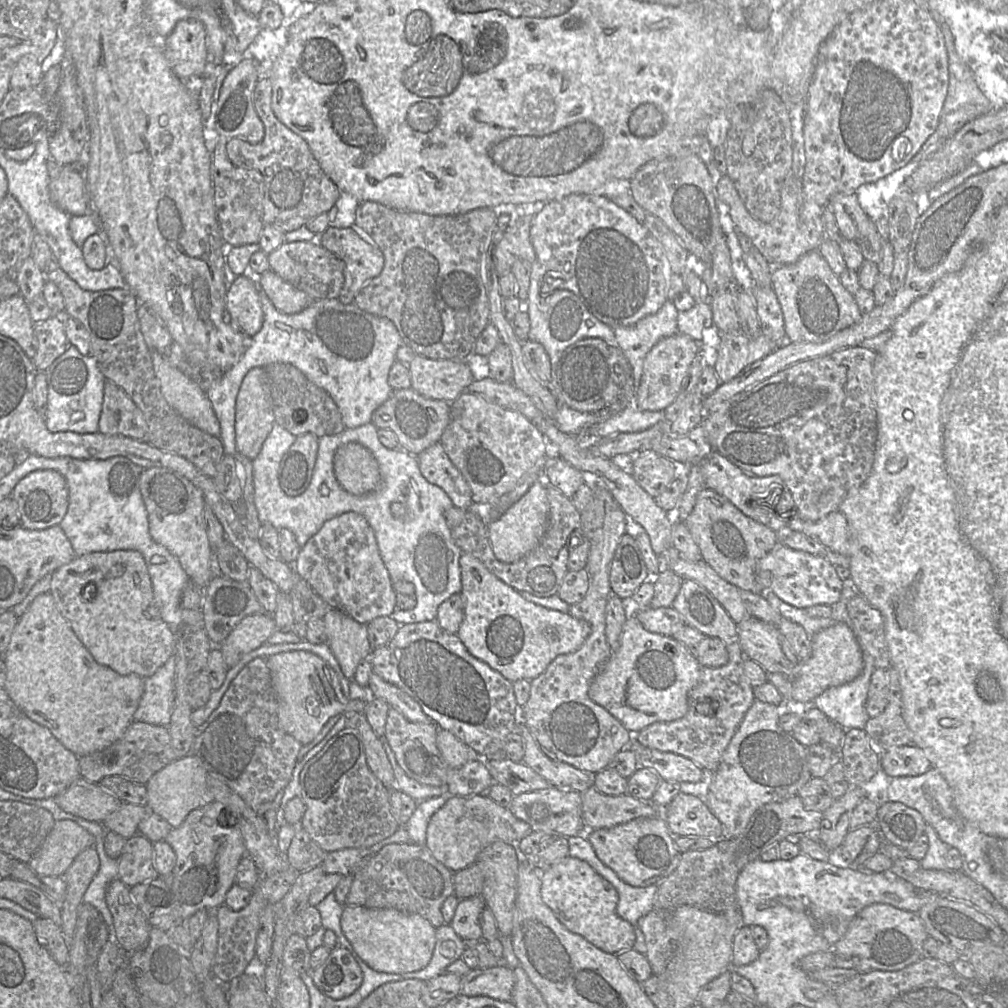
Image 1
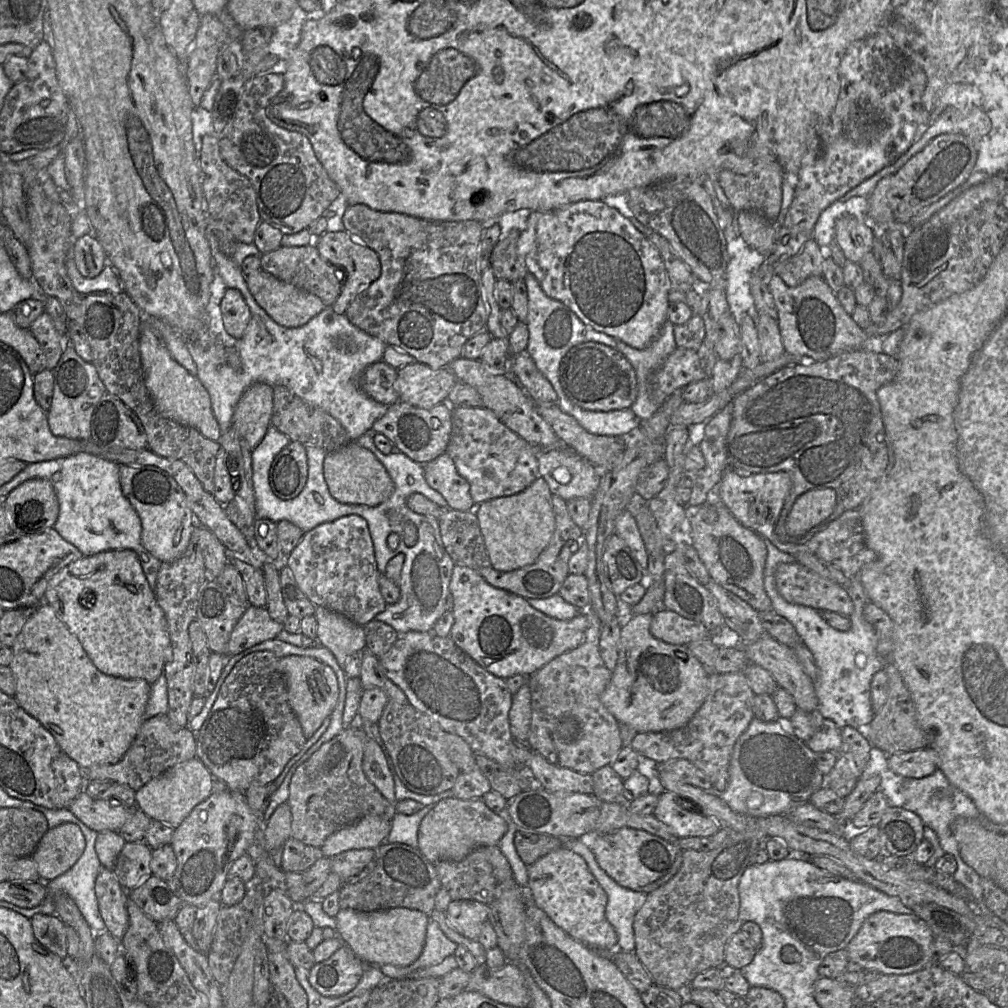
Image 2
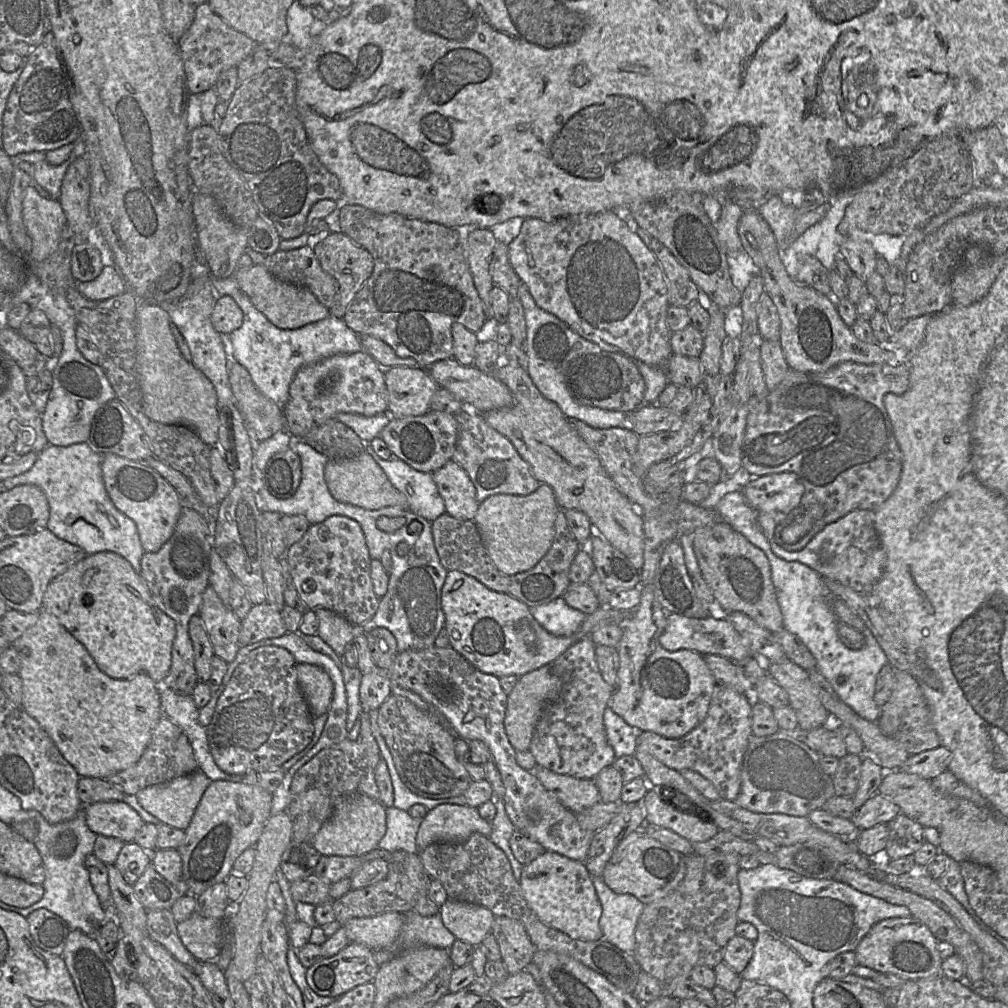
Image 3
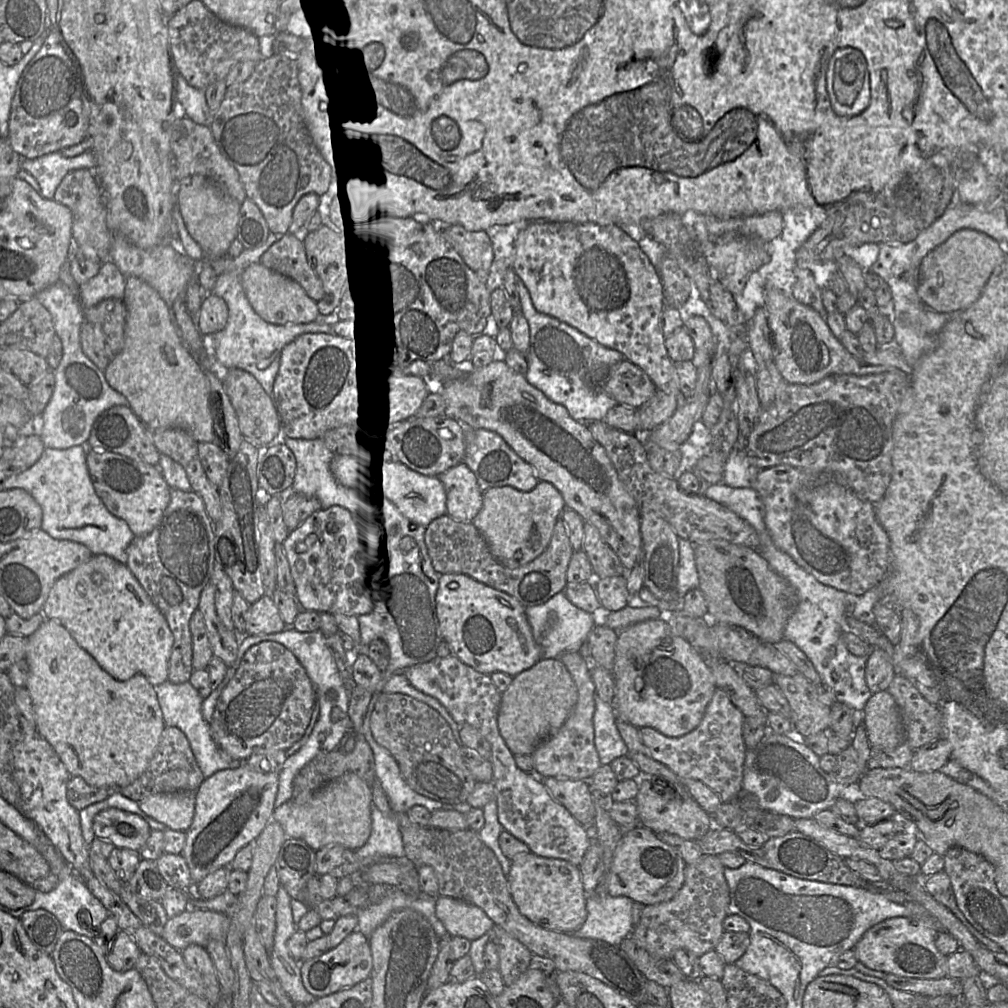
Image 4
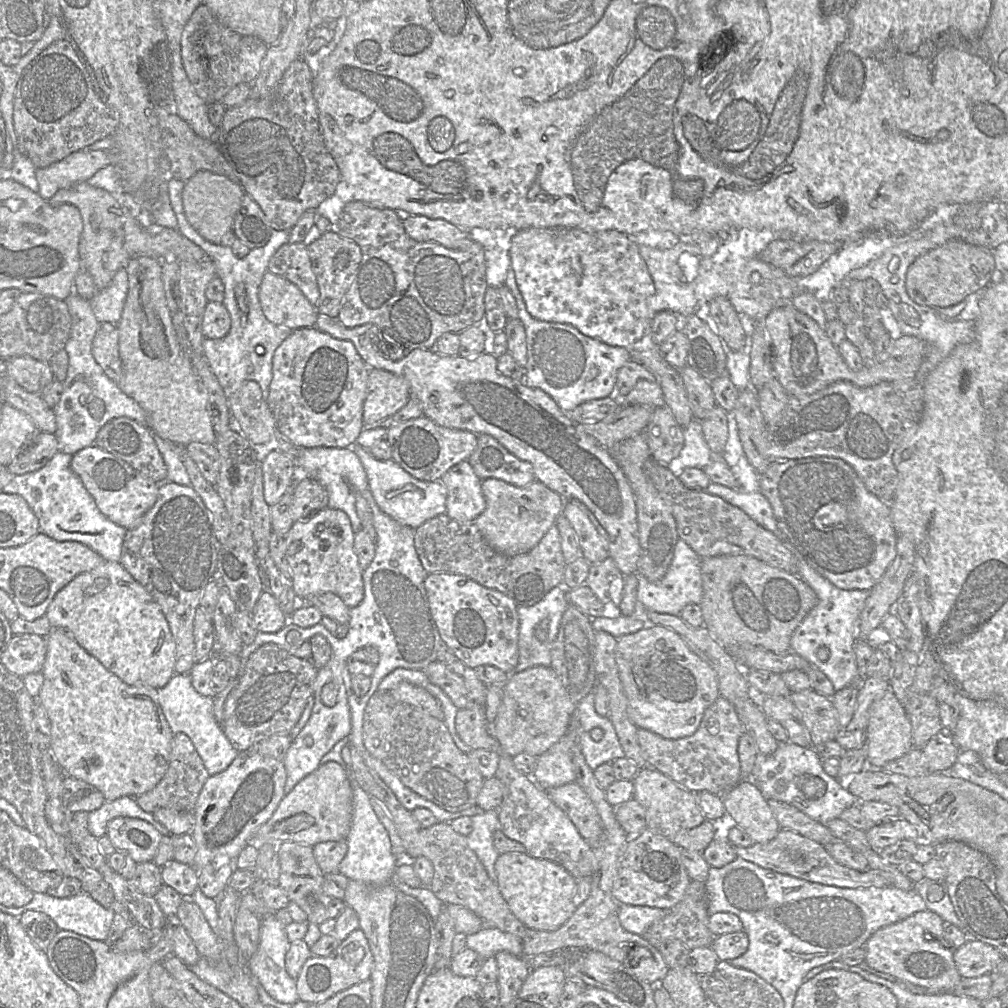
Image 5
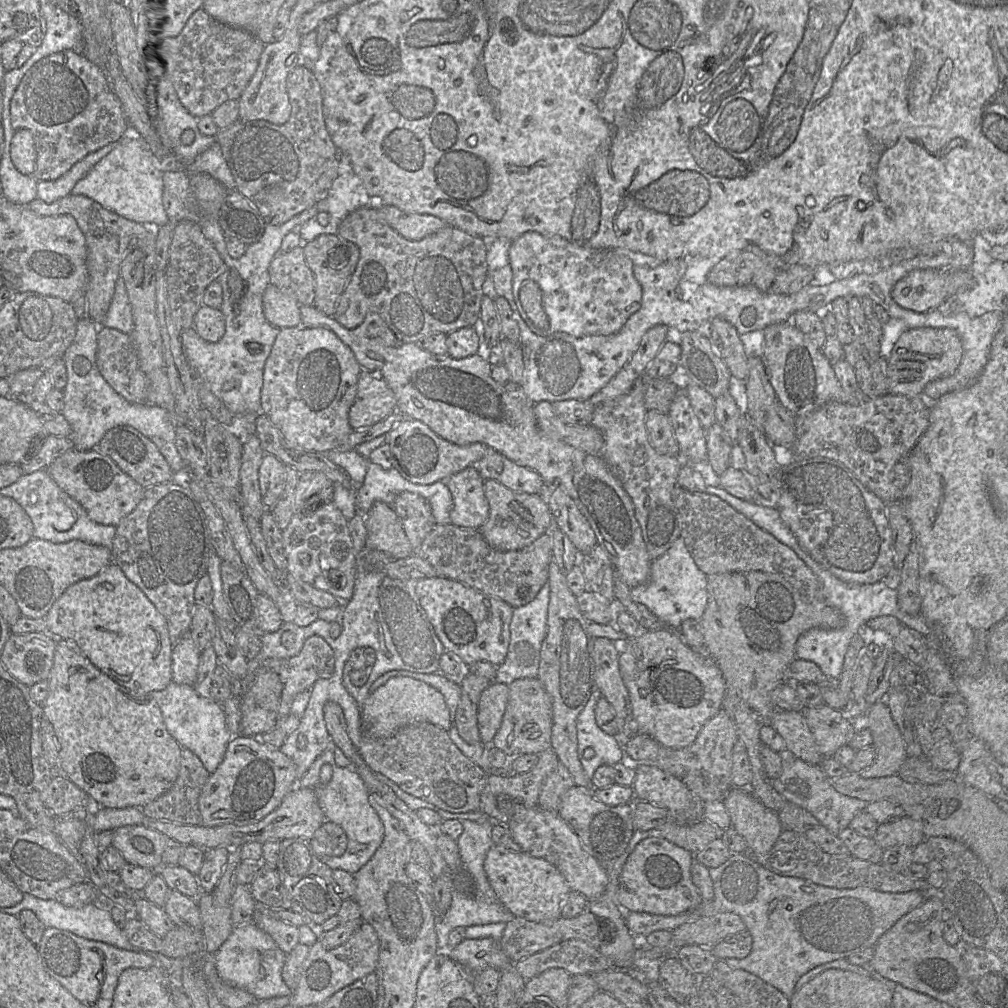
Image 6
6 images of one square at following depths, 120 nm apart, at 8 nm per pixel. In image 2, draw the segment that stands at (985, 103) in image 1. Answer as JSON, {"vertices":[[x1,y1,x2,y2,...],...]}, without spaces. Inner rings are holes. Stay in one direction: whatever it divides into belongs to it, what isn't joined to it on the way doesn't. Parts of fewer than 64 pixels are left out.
{"vertices":[[975,105,965,107,947,107,939,114,938,117,936,117,933,120,933,122,930,124,929,128,925,131,921,138,918,141,916,141,907,152,905,152,902,156,900,156,896,161,894,161,890,165,884,167,882,170,880,170,870,178,866,179,856,187,852,188,838,201,846,202,850,198,857,196,868,197,881,179,897,172,902,166,904,166,908,162,909,159,911,159,916,153,921,151,927,144,929,144,929,142,931,142,934,138,938,137,939,135,947,133,960,133,973,139,974,141,980,142,986,135,989,134,991,129,991,120,980,106]]}

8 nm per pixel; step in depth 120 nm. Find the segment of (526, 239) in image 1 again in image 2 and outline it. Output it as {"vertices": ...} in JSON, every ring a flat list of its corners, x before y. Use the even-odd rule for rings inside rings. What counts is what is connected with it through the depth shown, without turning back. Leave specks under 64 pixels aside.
{"vertices":[[513,229,500,238,491,251,490,265,496,279,515,282,524,279,528,270,522,257,518,254,517,243,521,231]]}

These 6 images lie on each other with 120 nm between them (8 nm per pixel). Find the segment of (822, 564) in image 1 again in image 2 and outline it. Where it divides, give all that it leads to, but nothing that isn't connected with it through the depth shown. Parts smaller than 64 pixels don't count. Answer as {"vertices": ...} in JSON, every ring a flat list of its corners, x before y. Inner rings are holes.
{"vertices":[[798,562,779,564,774,578,777,591,789,603,836,612,845,617,854,610,846,590]]}

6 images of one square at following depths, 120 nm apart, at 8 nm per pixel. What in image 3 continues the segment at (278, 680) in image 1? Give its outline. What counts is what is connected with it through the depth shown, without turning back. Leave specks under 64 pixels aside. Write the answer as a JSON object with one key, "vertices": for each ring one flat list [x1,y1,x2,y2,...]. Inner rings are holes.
{"vertices":[[297,663,296,674,301,692,314,717,327,713,333,695,333,682,320,666]]}

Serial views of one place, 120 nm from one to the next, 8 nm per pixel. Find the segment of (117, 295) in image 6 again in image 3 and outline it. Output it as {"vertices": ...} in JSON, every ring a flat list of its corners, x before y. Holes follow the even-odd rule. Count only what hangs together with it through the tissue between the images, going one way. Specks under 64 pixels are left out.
{"vertices":[[115,264,103,266,94,280,76,282,80,293,92,300,111,298,126,291,124,279]]}

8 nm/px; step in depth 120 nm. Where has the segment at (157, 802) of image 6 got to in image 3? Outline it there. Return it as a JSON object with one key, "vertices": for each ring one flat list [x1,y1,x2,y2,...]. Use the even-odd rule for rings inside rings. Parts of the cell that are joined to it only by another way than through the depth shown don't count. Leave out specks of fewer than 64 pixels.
{"vertices":[[162,715,140,759,130,768,108,777,107,780,120,788,124,794,136,796,139,791,148,786,171,781,197,769,194,752,186,734,176,723]]}

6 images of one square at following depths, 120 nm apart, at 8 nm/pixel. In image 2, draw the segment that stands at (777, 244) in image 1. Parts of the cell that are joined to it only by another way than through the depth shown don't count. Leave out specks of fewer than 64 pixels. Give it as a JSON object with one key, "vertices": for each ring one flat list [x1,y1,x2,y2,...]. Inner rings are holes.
{"vertices":[[810,238,794,256,773,264,773,273,791,287,796,287,810,276,822,276,824,258,817,242]]}

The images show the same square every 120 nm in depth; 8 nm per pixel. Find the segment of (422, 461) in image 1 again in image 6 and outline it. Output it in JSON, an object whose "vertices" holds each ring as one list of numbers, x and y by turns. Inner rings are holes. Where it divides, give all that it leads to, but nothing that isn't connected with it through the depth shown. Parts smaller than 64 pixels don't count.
{"vertices":[[474,466,450,476,446,484,453,498,450,521,461,528,479,529,489,517,484,482]]}

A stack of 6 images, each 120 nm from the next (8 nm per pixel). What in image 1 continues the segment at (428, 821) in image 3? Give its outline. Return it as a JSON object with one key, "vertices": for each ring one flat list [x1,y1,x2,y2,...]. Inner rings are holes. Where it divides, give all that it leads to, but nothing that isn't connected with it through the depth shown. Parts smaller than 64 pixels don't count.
{"vertices":[[485,794,450,796,430,818,425,846,436,860,452,872,473,864,479,853,495,841,517,844,531,832,526,822,516,818,509,808,498,805]]}

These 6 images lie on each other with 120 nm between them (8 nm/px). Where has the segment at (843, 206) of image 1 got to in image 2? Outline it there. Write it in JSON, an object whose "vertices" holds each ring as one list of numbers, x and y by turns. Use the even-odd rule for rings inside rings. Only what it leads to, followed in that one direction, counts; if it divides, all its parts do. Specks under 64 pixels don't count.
{"vertices":[[845,215,836,222,835,240,846,260,860,263,873,250,873,227,866,218]]}

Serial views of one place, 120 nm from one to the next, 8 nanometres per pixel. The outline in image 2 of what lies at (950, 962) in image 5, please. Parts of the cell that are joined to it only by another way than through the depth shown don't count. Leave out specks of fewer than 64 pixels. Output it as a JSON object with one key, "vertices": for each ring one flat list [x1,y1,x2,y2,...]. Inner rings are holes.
{"vertices":[[878,911,870,915,846,947,851,962,864,970,876,970,885,975,905,975,922,970,934,963,931,944,934,935,922,919,912,914]]}

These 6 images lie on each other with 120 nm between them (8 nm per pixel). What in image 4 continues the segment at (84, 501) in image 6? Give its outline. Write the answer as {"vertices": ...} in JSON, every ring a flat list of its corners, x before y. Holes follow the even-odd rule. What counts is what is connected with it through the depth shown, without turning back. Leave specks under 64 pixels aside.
{"vertices":[[88,449,86,462,97,496,111,514,128,524,136,537,149,534,160,523,170,502,171,488,157,467,92,449]]}

